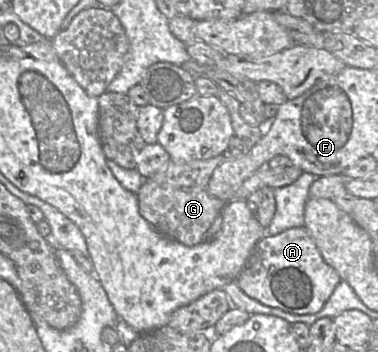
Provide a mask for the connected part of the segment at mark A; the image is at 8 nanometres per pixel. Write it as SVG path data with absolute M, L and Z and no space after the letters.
M305 226L261 238L236 279L239 288L250 298L298 315L321 311L340 281L339 274L324 261Z

